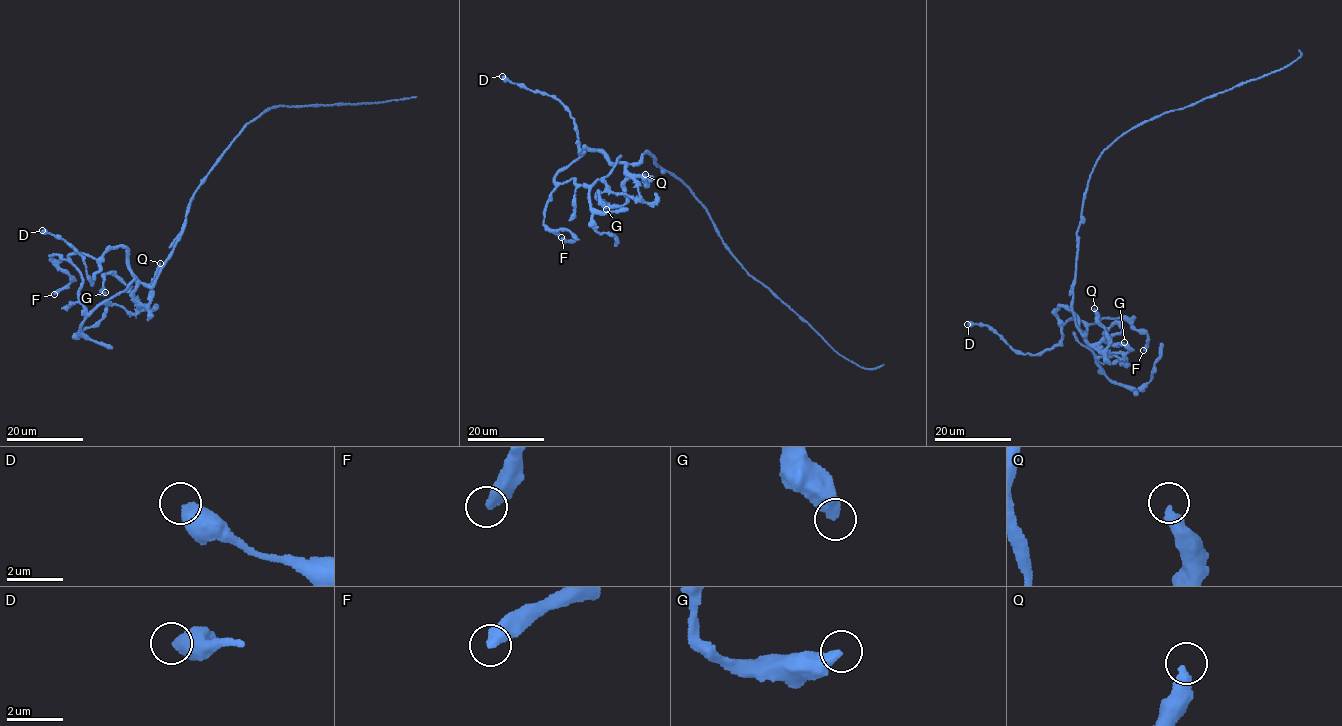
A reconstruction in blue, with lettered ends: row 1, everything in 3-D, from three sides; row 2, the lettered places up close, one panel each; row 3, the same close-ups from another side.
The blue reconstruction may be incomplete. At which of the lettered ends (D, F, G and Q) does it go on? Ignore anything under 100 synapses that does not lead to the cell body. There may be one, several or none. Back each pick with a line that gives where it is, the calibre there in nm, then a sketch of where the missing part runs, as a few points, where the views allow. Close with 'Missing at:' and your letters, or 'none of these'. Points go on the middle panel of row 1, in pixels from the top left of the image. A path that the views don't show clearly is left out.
Missing at: none of these

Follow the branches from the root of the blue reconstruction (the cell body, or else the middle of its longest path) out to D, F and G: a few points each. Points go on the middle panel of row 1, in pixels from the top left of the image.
D: (664, 169), (648, 151), (637, 162), (615, 164), (598, 151), (580, 152), (568, 108), (502, 76)
F: (664, 169), (648, 151), (615, 164), (585, 149), (558, 173), (545, 206), (544, 224), (575, 240), (561, 237)
G: (664, 169), (649, 151), (644, 153), (626, 167), (622, 205), (600, 201), (597, 191), (606, 209)

